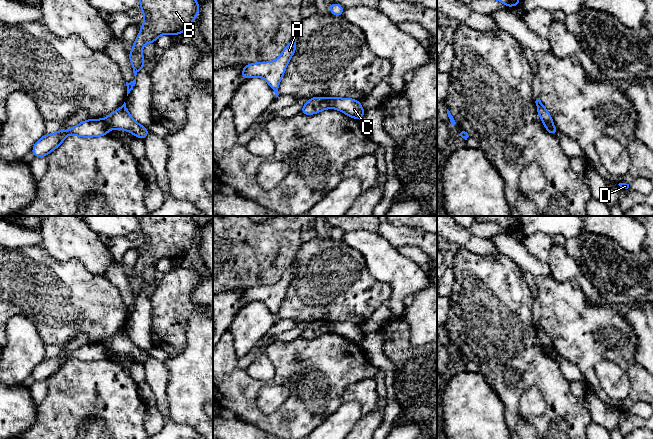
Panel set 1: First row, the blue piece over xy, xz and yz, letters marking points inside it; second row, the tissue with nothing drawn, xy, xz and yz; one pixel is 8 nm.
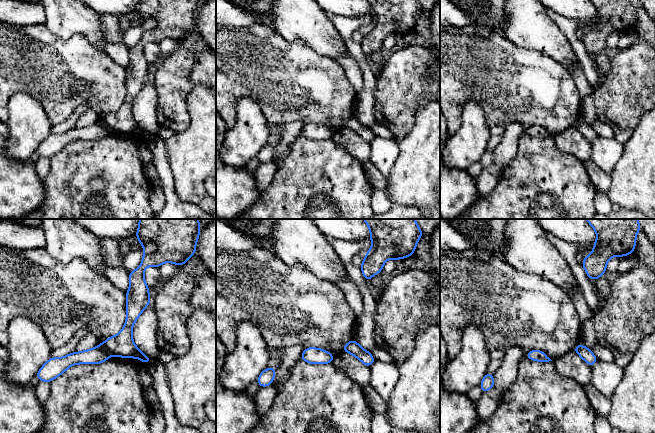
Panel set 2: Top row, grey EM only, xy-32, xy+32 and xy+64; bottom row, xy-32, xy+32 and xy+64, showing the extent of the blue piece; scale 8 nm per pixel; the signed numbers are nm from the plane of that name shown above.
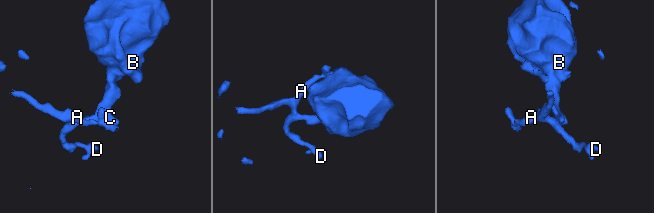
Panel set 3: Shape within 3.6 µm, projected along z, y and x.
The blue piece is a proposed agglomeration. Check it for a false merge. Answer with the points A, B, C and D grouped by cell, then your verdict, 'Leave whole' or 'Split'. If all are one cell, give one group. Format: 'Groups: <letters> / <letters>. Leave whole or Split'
Groups: A D / B C. Split

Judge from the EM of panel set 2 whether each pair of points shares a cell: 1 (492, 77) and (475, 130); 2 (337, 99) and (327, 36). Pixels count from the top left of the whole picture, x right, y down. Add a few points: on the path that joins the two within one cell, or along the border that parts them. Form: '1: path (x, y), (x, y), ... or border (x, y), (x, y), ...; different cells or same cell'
1: border (463, 104), (475, 101), (488, 120); different cells
2: border (309, 46), (317, 52), (336, 60); different cells

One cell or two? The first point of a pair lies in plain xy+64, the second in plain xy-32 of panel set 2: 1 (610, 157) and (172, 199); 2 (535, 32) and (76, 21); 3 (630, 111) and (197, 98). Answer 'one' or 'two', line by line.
1: one
2: one
3: two

